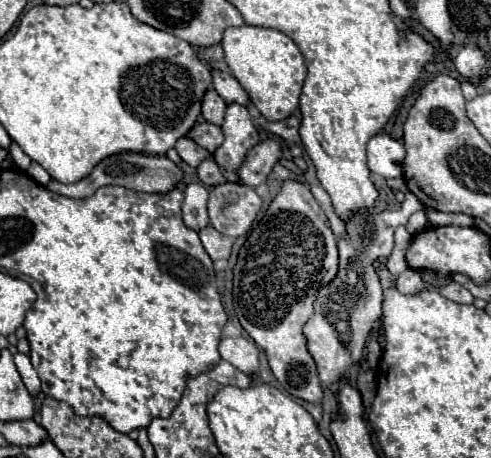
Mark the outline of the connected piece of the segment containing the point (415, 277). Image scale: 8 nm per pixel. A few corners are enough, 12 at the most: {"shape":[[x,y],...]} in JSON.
{"shape":[[406,269],[396,287],[404,295],[424,289],[418,271]]}

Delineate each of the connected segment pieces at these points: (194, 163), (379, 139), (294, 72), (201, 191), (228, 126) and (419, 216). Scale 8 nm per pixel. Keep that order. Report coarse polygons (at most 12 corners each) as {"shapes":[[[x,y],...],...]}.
{"shapes":[[[188,137],[176,141],[176,151],[184,163],[198,167],[210,157]],[[386,133],[368,141],[368,167],[402,177],[404,145]],[[228,27],[232,75],[268,121],[298,107],[306,61],[288,35]],[[202,183],[184,189],[182,221],[200,231],[208,225],[208,189]],[[228,103],[222,123],[224,143],[214,151],[224,177],[236,171],[260,141],[248,109]],[[424,211],[410,215],[408,231],[422,231],[428,219]]]}

